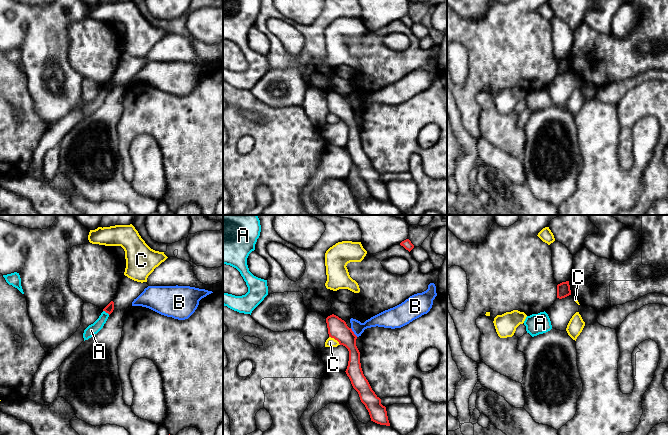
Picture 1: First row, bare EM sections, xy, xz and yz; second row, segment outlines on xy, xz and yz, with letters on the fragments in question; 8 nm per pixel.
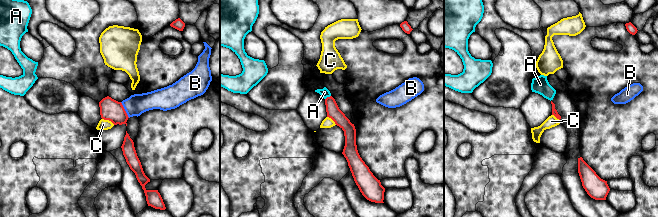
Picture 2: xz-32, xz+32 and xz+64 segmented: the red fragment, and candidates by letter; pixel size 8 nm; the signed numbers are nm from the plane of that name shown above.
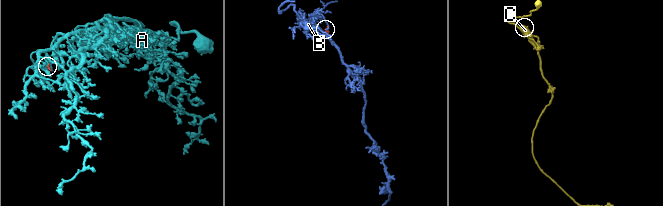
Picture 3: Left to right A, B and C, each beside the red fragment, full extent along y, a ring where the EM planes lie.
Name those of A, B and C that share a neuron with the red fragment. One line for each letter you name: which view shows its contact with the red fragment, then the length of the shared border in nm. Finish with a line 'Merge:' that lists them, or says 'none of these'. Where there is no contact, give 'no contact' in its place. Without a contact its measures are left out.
Merge: none of these

